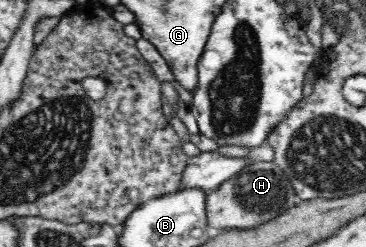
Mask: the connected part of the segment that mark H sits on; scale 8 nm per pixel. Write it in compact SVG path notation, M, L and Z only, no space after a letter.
M273 161L254 162L205 195L206 225L214 229L249 230L272 221L294 205L298 205L298 196L282 170Z

